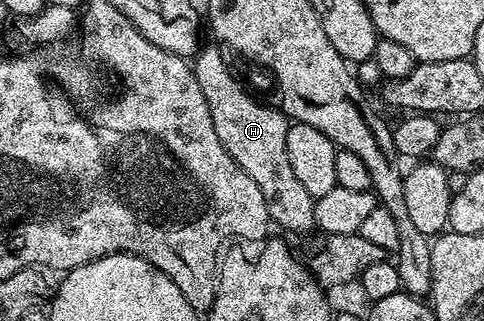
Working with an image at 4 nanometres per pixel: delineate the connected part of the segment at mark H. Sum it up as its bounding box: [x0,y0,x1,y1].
[191,45,314,234]

